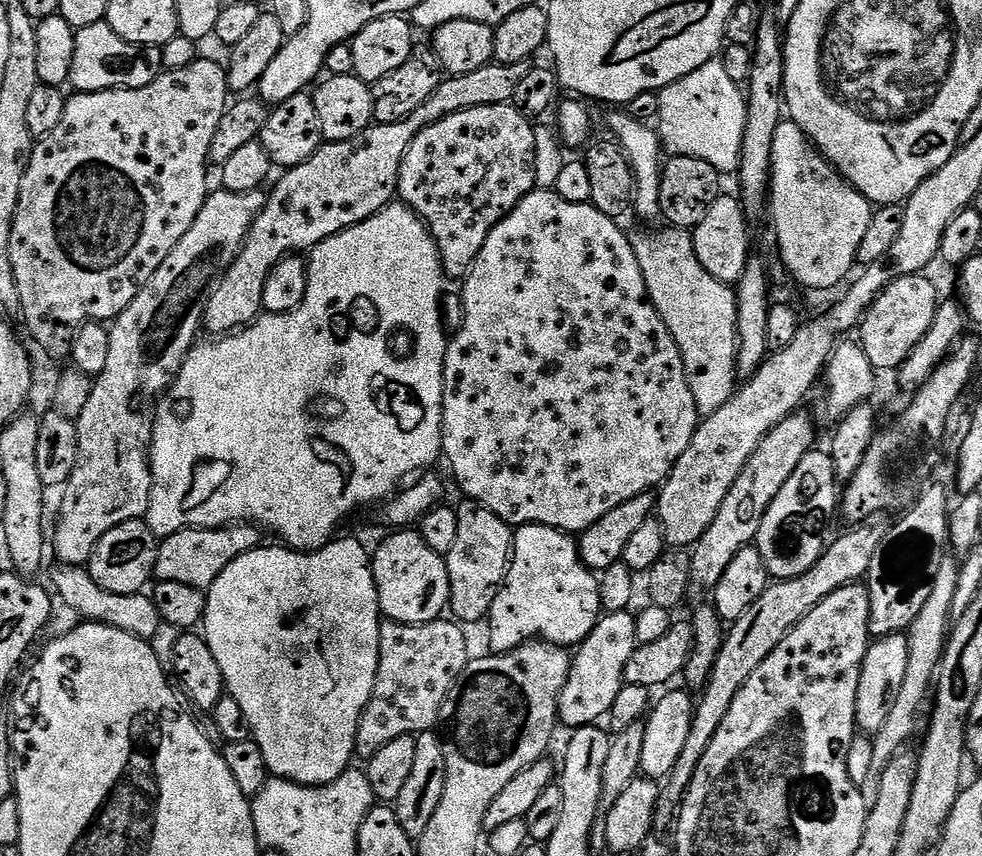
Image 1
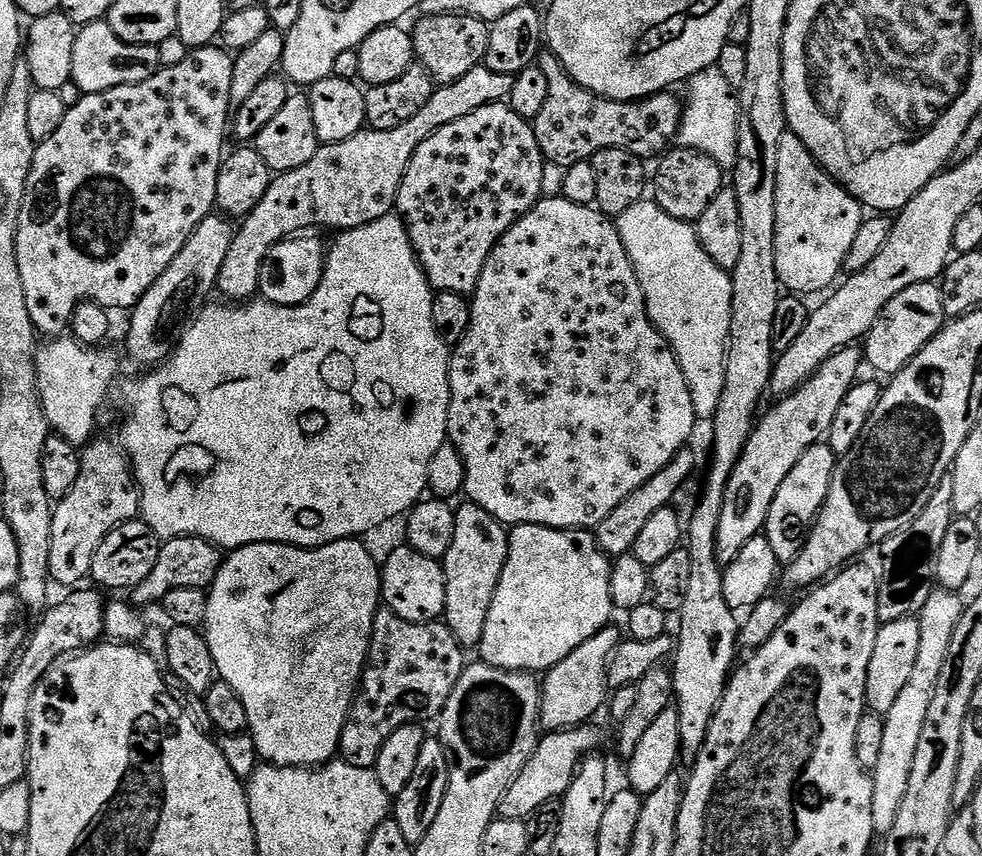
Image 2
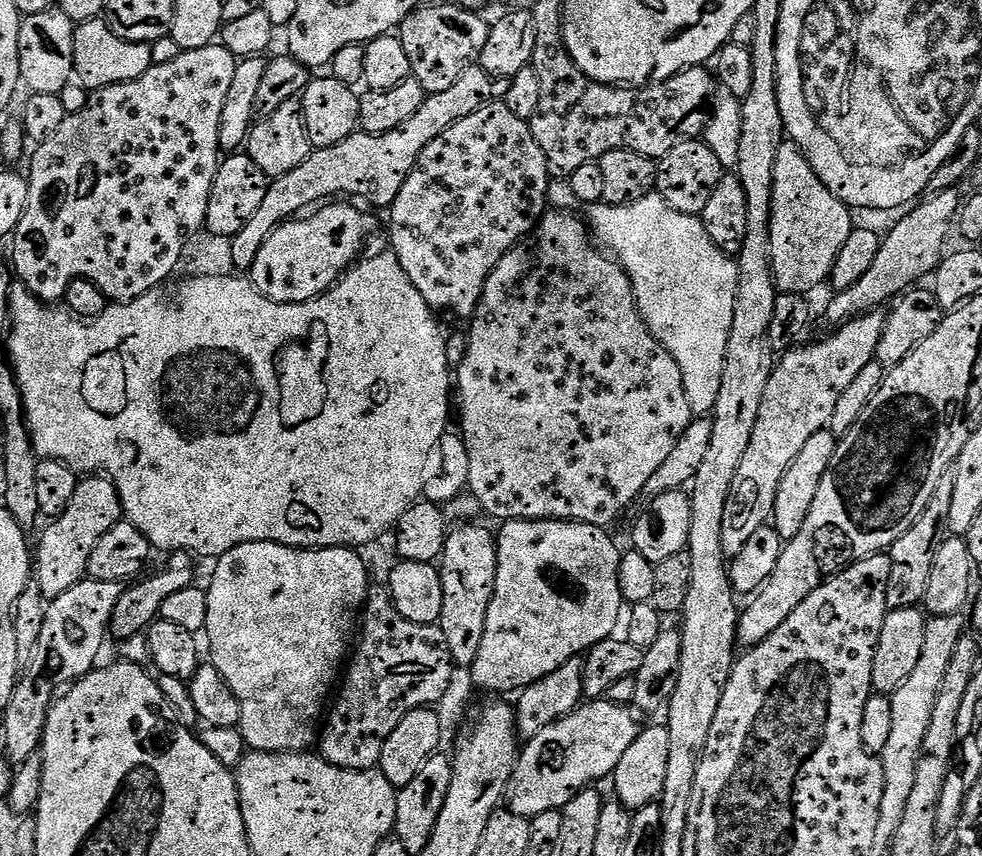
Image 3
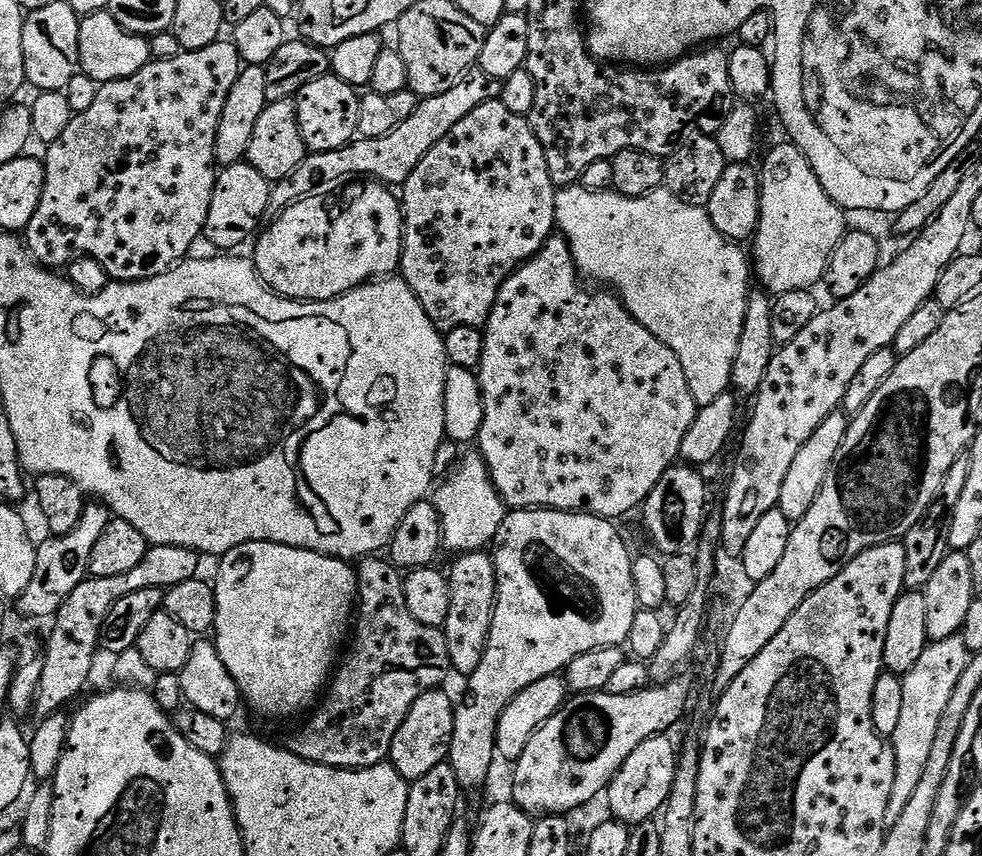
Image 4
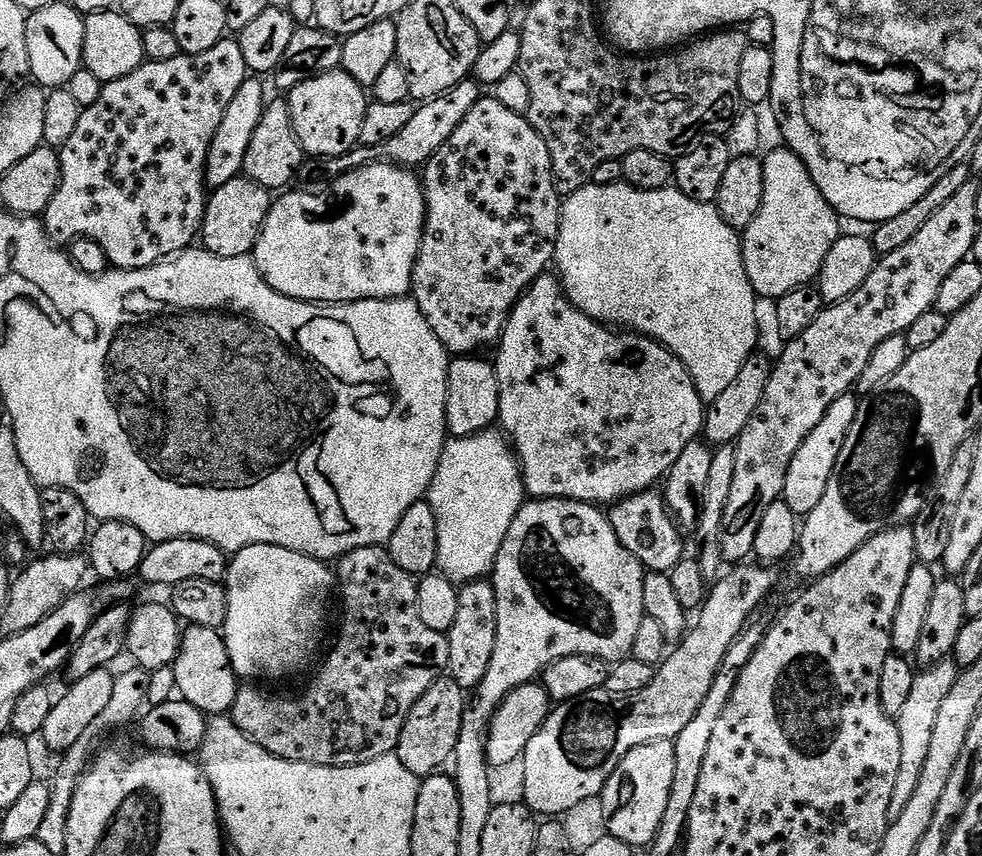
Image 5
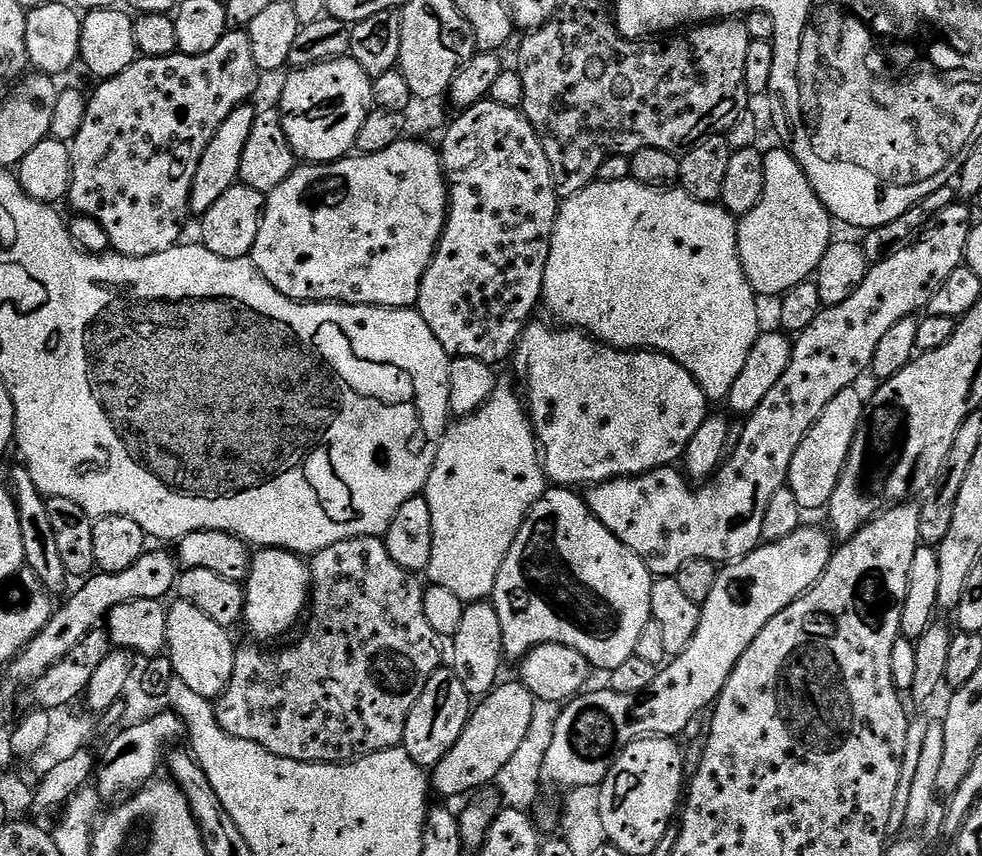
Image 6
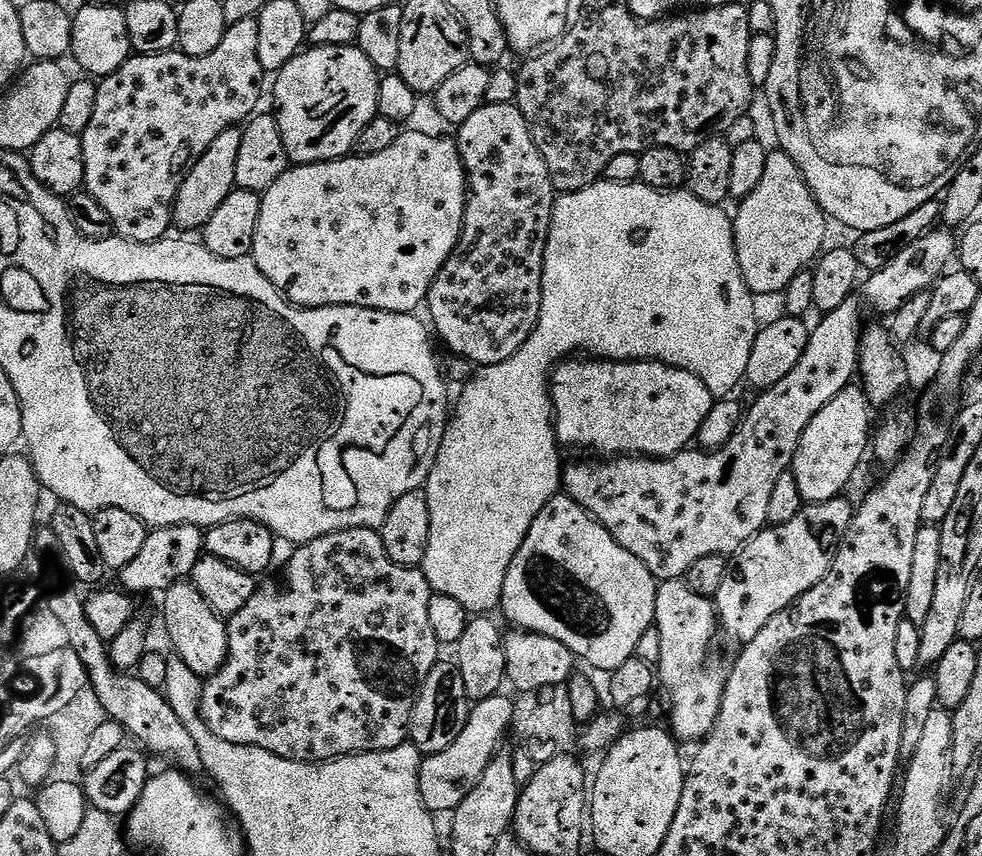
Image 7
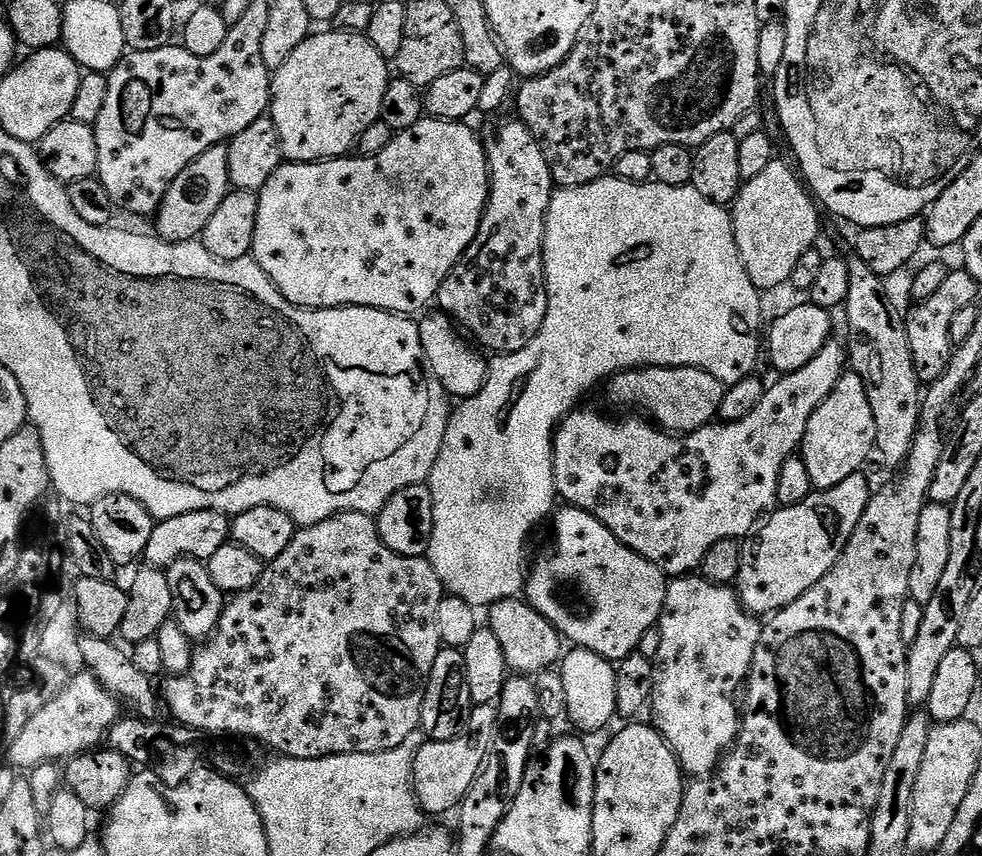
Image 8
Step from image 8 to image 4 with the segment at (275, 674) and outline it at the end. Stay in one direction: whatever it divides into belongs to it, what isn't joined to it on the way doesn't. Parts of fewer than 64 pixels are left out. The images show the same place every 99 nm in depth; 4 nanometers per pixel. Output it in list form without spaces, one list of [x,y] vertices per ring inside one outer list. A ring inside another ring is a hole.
[[[379,555],[361,559],[356,568],[356,583],[358,619],[347,649],[348,657],[346,652],[327,685],[322,703],[307,717],[308,725],[286,744],[288,751],[298,758],[331,768],[369,768],[385,763],[392,755],[394,734],[398,734],[406,714],[410,714],[410,706],[414,706],[416,699],[424,692],[439,689],[443,685],[440,683],[452,672],[450,650],[446,646],[443,631],[422,626],[422,622],[418,622],[414,614],[410,614],[406,606],[404,576],[391,559],[381,558]]]

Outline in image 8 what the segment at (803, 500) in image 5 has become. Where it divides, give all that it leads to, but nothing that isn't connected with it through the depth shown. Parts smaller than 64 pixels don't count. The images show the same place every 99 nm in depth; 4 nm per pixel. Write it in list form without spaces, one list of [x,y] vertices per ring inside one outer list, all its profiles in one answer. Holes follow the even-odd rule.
[[[845,371],[834,390],[830,390],[818,410],[814,410],[806,426],[802,455],[813,489],[833,488],[838,482],[846,482],[846,478],[857,475],[868,455],[873,455],[875,446],[874,413],[870,411],[870,402],[866,398],[866,386],[862,386],[862,378],[858,378],[855,372]]]

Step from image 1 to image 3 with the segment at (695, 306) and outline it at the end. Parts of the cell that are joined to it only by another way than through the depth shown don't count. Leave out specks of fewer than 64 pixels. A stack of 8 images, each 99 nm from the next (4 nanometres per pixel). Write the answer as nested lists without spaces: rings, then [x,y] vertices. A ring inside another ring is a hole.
[[[655,194],[641,198],[630,206],[614,206],[601,202],[591,205],[587,212],[586,223],[594,233],[595,239],[611,253],[616,263],[624,267],[624,273],[630,278],[630,282],[634,286],[634,298],[638,302],[638,310],[646,322],[650,334],[654,334],[654,338],[658,338],[662,347],[672,355],[674,362],[678,362],[678,370],[682,370],[682,386],[686,386],[686,402],[690,402],[693,417],[711,417],[712,411],[716,409],[718,393],[722,391],[722,370],[726,366],[726,342],[730,342],[730,326],[734,323],[734,298],[738,294],[738,266],[736,260],[729,253],[723,252],[718,246],[714,246],[714,238],[710,238],[710,234],[706,234],[706,226],[701,222],[700,217],[682,214],[678,210],[674,210],[674,206],[670,206],[661,196]]]

